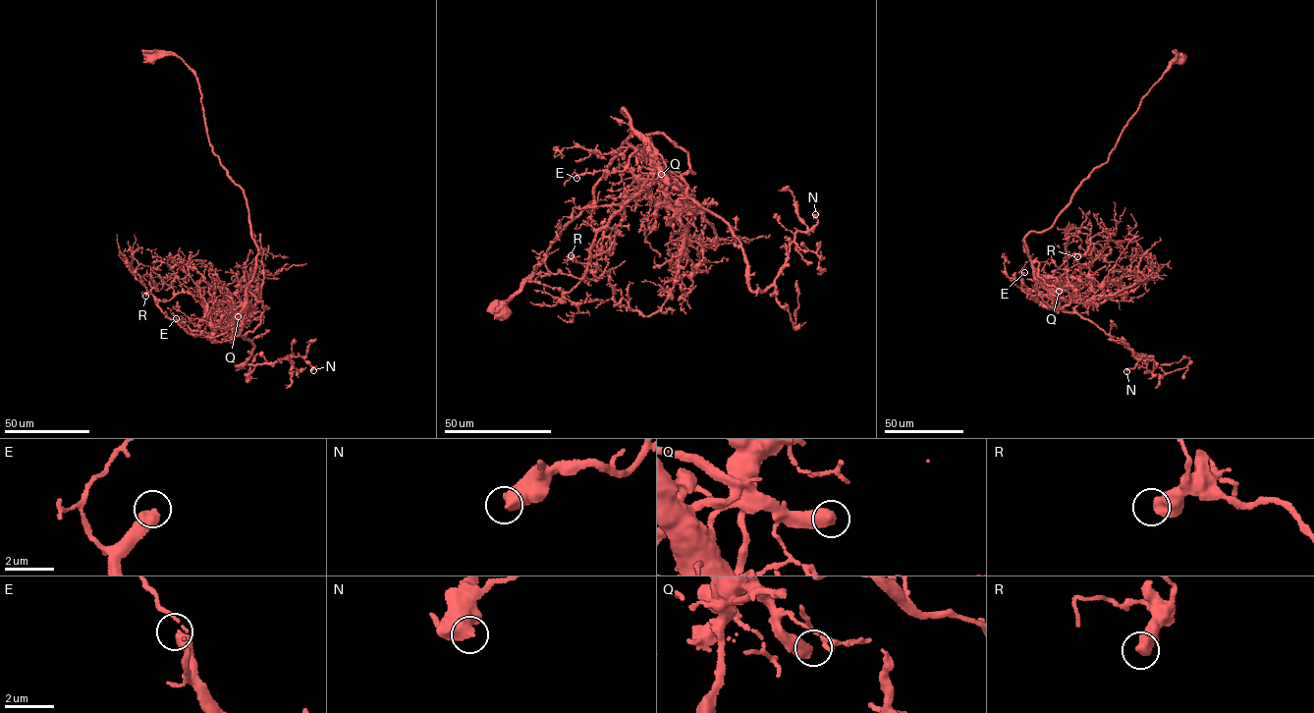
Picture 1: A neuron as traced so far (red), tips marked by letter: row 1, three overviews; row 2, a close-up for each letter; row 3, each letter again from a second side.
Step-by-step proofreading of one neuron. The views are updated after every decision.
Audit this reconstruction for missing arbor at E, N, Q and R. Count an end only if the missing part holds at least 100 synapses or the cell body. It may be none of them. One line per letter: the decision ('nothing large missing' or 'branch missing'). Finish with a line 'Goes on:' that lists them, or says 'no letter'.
E: branch missing
N: nothing large missing
Q: nothing large missing
R: nothing large missing
Goes on: E

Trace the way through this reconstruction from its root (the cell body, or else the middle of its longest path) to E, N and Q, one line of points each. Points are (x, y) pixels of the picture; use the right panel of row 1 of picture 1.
E: (1180, 58), (1170, 61), (1107, 162), (1091, 171), (1051, 227), (1024, 238), (1042, 284), (1031, 299), (1024, 272)
N: (1180, 58), (1051, 227), (1024, 238), (1044, 301), (1153, 356), (1134, 356), (1126, 371)
Q: (1180, 58), (1170, 61), (1107, 162), (1091, 171), (1051, 227), (1024, 238), (1033, 272), (1050, 290), (1059, 291)

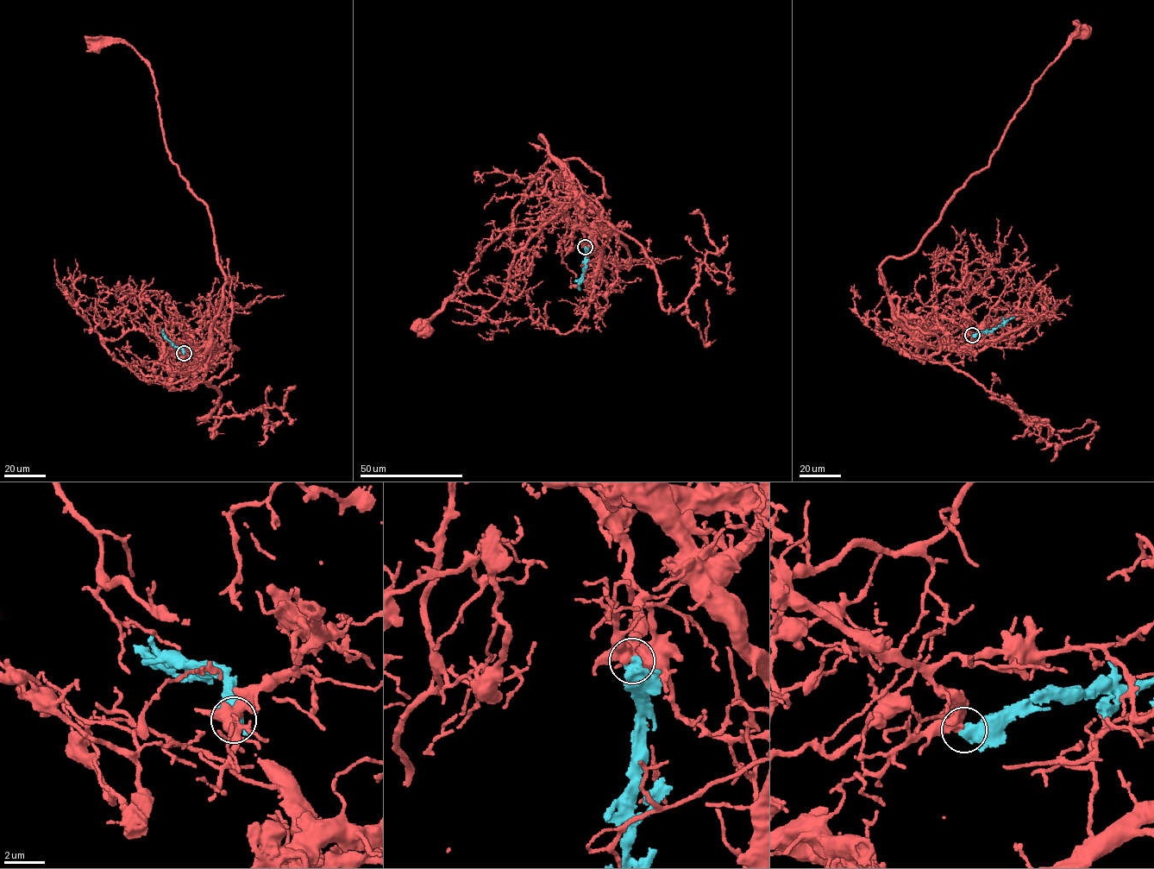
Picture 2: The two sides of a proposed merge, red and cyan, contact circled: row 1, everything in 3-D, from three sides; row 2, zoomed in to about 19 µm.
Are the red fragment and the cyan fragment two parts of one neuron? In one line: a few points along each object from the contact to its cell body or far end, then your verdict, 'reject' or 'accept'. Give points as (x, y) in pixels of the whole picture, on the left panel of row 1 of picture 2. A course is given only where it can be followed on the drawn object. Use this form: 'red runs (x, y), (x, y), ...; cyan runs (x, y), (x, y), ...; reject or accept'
red runs (183, 353), (166, 342), (197, 368), (228, 281), (211, 220), (146, 60), (96, 44); cyan runs (183, 353), (182, 349), (173, 346), (162, 334), (163, 330); reject

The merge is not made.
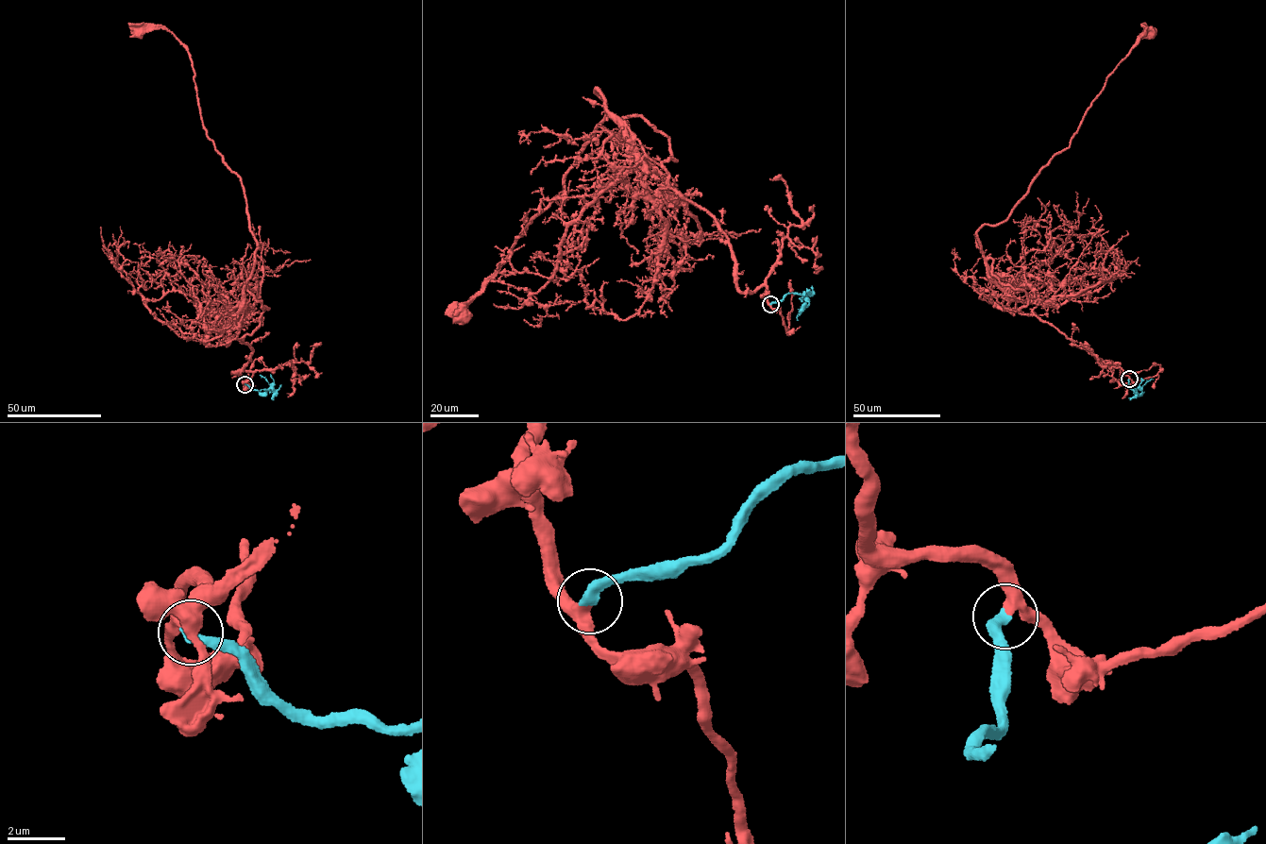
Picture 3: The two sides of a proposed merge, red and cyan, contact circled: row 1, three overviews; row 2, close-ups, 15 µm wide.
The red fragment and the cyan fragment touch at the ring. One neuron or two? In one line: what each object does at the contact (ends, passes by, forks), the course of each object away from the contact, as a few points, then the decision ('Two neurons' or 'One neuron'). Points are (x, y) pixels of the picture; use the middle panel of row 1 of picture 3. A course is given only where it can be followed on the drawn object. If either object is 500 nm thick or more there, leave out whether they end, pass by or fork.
At the ring red passes by. At the ring cyan ends. Course of red: (771, 304), (766, 285), (741, 292), (717, 220), (669, 186), (595, 88), (606, 114), (563, 192), (463, 314). Course of cyan: (771, 304), (787, 294), (804, 295), (805, 302), (798, 320). One neuron

